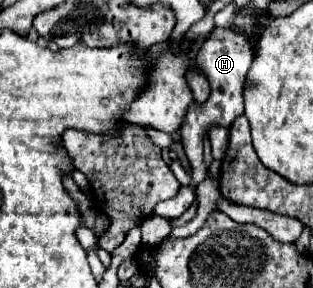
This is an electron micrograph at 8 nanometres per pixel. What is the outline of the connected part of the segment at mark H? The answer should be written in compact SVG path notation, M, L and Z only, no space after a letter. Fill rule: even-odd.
M214 28L210 36L204 40L204 44L200 46L196 62L196 66L204 70L204 76L210 82L210 98L204 104L194 102L194 106L190 106L190 114L186 114L186 126L182 126L180 130L180 142L194 168L192 182L188 186L182 186L174 198L158 203L162 204L162 208L174 208L178 214L174 218L181 216L192 205L195 199L194 189L208 174L208 168L204 166L204 158L202 158L202 146L212 126L230 126L240 114L244 114L244 104L242 104L244 88L242 87L252 64L252 47L242 32L228 30L228 28Z

